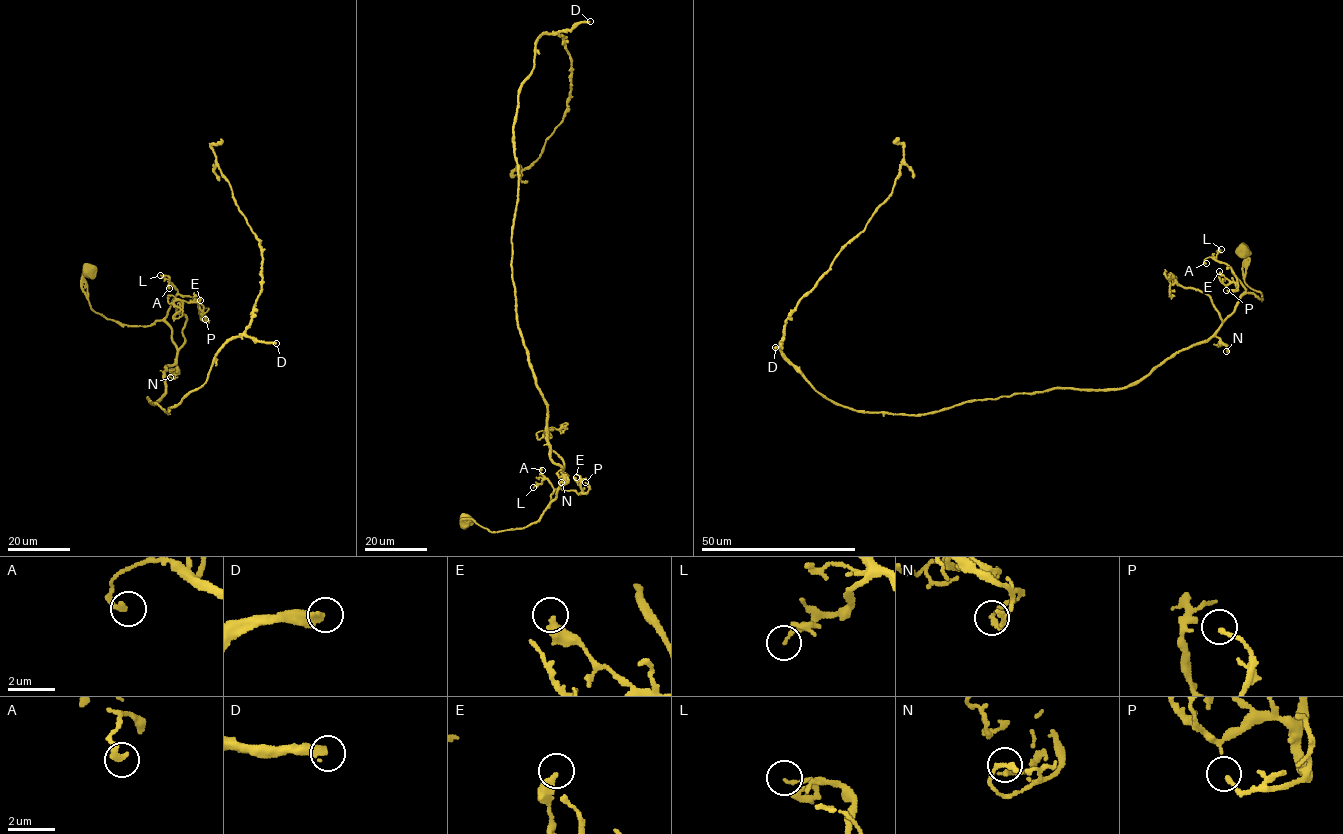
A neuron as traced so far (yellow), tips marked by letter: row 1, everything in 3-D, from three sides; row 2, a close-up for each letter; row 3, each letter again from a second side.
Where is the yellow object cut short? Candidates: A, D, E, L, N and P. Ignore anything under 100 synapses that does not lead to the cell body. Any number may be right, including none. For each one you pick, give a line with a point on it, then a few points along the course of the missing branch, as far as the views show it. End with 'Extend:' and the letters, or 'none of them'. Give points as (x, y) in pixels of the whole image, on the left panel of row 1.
D: at (276, 343)
Extend: D

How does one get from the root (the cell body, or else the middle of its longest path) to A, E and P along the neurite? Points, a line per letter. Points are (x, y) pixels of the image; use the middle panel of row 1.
A: (465, 519), (462, 525), (472, 519), (492, 532), (524, 528), (535, 523), (549, 506), (554, 489), (542, 470)
E: (465, 519), (462, 525), (472, 519), (492, 532), (526, 527), (549, 506), (556, 489), (581, 491), (576, 477)
P: (465, 519), (462, 525), (472, 519), (492, 532), (524, 528), (549, 506), (556, 489), (585, 493), (585, 482)

